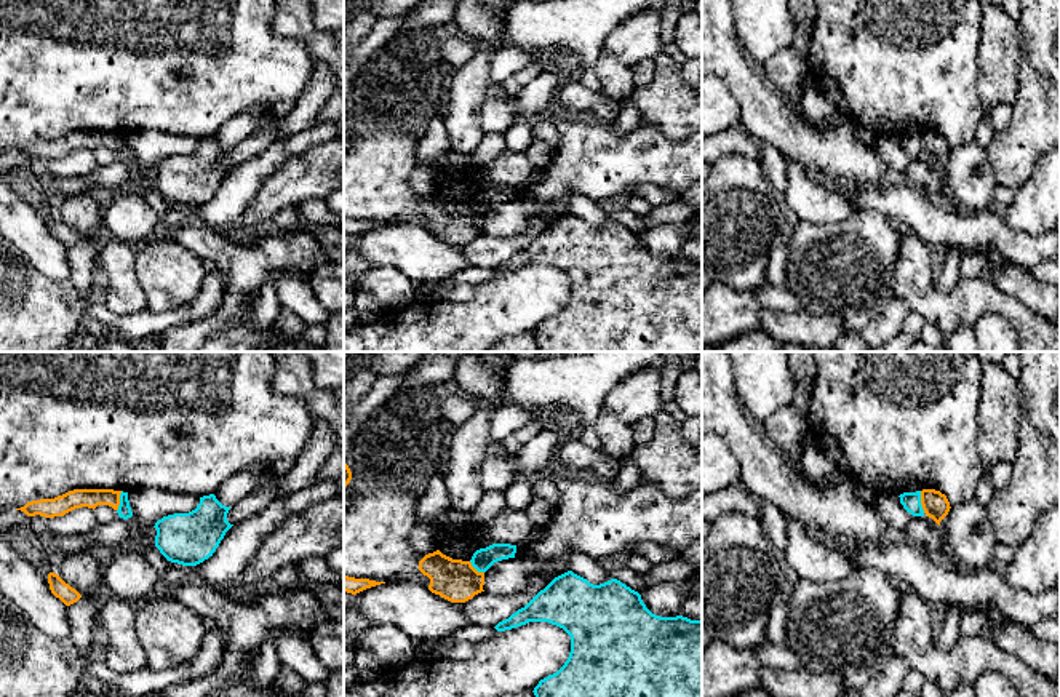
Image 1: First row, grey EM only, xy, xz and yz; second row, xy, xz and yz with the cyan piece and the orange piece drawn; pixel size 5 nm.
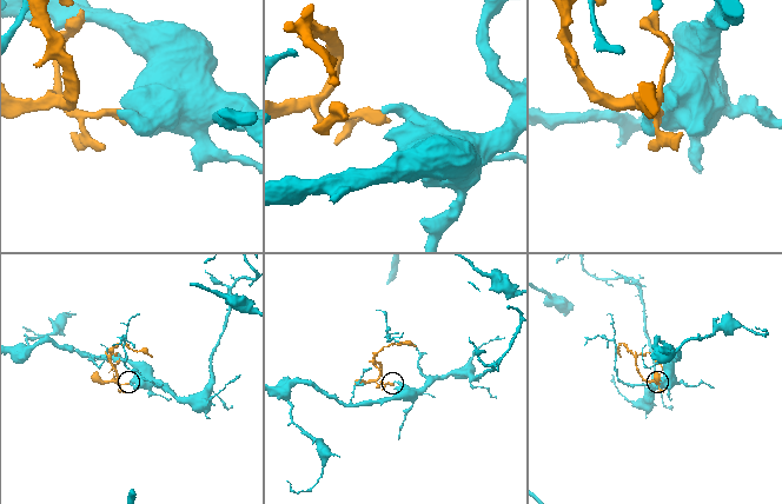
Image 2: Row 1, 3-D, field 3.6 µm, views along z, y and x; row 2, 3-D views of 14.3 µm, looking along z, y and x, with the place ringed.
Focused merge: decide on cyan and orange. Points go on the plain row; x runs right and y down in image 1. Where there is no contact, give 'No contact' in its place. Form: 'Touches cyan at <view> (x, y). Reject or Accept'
Touches cyan at yz (920, 144). Reject

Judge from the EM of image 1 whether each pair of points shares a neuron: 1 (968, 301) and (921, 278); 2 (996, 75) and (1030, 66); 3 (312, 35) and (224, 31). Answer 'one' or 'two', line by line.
1: one
2: two
3: two

